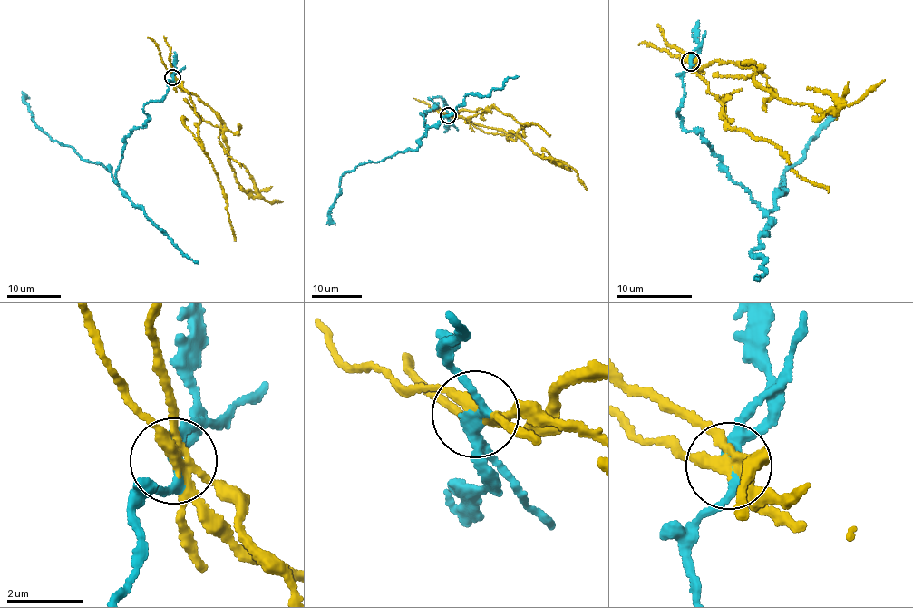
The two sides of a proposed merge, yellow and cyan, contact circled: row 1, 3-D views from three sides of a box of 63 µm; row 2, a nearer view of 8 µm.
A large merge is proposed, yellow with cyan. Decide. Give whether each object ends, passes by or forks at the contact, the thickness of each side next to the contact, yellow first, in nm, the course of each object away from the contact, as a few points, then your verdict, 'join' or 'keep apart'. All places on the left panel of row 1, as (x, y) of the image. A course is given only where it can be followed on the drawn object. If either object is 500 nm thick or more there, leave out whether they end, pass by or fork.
yellow forks | cyan passes by | 240/280 nm | yellow via (172, 76), (181, 89), (217, 112), (232, 168), (247, 192), (271, 203), (283, 201) | cyan via (172, 76), (165, 96), (143, 107), (147, 122), (124, 140), (114, 181), (110, 170), (35, 124), (22, 91) | keep apart

